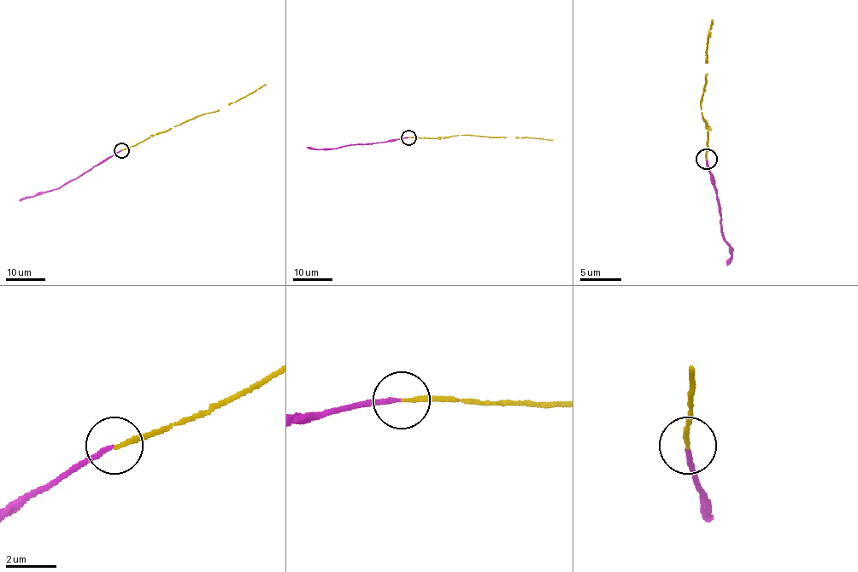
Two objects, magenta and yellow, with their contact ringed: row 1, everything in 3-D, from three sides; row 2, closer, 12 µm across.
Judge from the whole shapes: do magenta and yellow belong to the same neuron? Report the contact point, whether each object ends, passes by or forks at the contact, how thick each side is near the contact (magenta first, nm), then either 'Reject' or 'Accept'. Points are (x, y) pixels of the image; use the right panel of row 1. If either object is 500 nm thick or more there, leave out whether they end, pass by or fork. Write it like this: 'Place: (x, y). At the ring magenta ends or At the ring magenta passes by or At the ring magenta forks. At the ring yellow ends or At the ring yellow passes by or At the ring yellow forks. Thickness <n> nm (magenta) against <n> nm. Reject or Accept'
Place: (706, 159). At the ring magenta ends. At the ring yellow ends. Thickness 160 nm (magenta) against 140 nm. Reject

